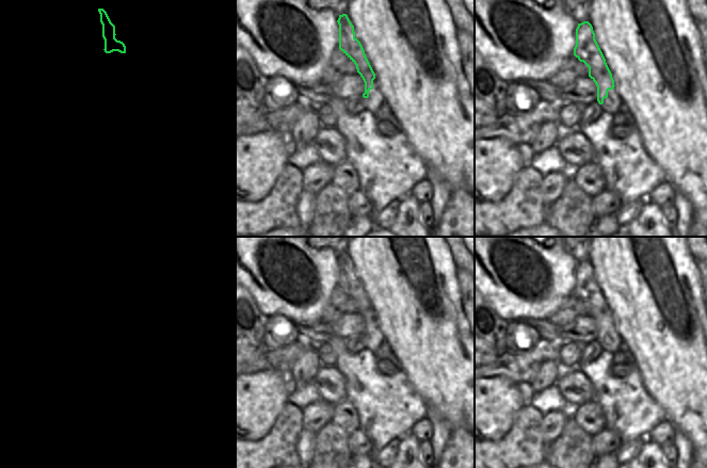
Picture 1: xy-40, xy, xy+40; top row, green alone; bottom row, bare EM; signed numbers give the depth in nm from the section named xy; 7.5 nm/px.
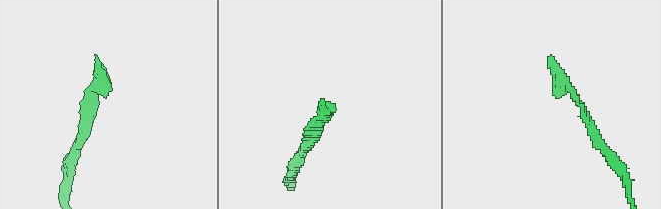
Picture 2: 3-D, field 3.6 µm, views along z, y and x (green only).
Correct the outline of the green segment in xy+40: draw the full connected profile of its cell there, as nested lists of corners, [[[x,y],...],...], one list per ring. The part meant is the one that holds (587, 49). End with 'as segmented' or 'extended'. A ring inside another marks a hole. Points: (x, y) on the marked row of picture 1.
[[[589,21],[578,23],[574,55],[589,67],[589,77],[597,86],[597,101],[602,104],[604,99],[608,97],[608,91],[613,90],[615,85]]] | as segmented

